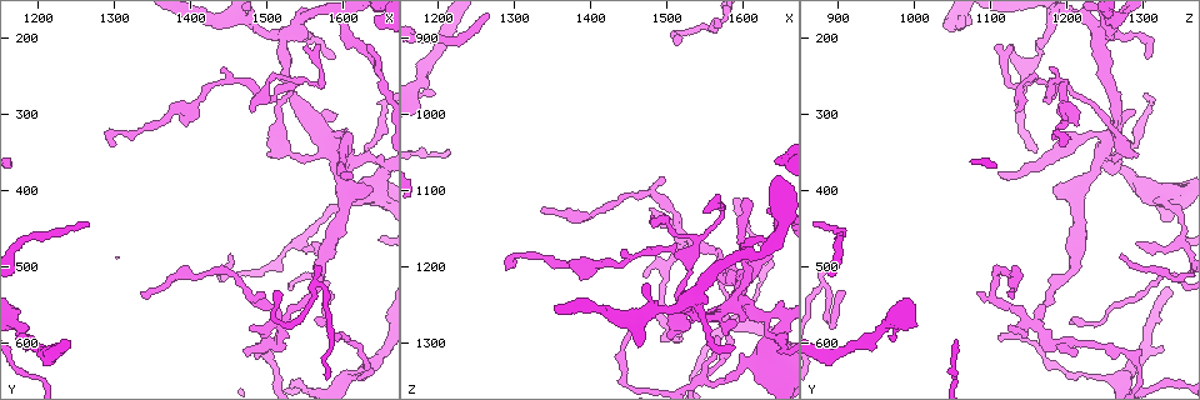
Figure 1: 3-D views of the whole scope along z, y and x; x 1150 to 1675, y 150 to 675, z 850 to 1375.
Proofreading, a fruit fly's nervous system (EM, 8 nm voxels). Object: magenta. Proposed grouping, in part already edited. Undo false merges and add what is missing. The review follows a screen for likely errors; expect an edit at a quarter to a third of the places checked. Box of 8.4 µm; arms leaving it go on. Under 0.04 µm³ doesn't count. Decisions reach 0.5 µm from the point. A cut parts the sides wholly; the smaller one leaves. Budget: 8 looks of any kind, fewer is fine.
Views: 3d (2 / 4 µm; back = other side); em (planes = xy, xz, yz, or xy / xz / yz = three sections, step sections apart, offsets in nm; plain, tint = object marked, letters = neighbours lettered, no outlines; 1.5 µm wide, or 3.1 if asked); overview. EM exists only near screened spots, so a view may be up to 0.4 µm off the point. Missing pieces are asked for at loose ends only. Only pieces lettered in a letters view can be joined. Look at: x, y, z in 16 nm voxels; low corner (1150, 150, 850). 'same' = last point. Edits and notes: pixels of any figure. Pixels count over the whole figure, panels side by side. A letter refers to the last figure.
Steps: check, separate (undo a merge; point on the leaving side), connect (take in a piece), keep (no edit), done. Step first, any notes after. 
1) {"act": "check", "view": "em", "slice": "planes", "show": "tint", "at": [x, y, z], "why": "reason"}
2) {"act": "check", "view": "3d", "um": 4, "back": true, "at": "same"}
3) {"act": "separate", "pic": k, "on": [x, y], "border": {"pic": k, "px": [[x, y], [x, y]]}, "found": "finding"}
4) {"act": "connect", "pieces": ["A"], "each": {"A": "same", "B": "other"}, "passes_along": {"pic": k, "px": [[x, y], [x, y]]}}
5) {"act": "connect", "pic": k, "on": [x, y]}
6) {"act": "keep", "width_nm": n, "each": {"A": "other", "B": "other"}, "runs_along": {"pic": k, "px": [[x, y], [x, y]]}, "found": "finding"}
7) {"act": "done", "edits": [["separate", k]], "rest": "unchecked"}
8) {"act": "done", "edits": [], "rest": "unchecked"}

{"act": "check", "view": "3d", "um": 2, "at": [1530, 265, 1190], "why": "arms part here"}

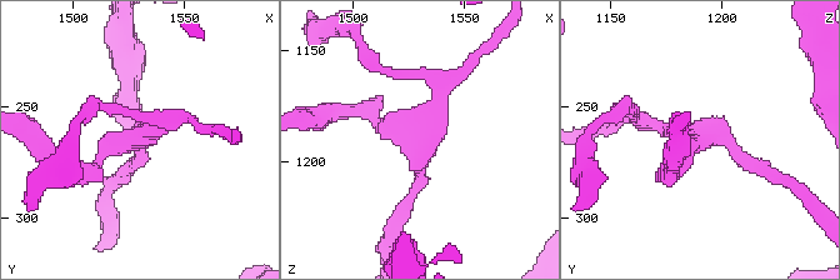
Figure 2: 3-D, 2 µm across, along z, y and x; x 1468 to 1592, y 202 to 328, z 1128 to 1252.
{"act": "check", "view": "em", "slice": "planes", "show": "plain", "at": [1530, 264, 1191], "why": "need the tissue"}

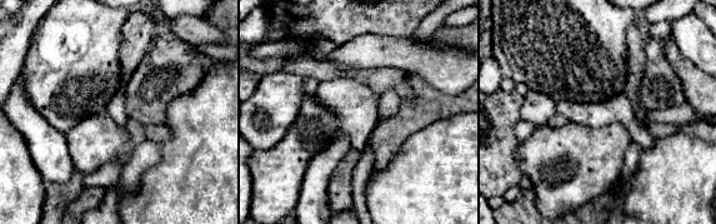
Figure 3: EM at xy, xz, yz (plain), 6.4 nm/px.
{"act": "check", "view": "em", "slice": "planes", "show": "letters", "at": "same", "why": "what lies round it"}

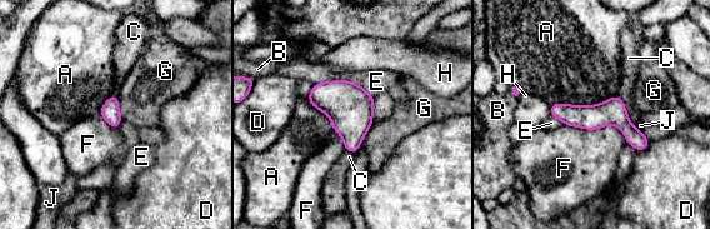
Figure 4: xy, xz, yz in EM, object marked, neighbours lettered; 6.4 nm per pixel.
{"act": "keep", "each": {"A": "other", "B": "other", "C": "other", "D": "other", "E": "other", "F": "other", "G": "other", "H": "other", "J": "other"}, "found": "continuous, no second neuron"}

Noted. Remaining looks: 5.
{"act": "check", "view": "em", "slice": "xy", "step": 4, "show": "letters", "at": [1520, 575, 1155]}

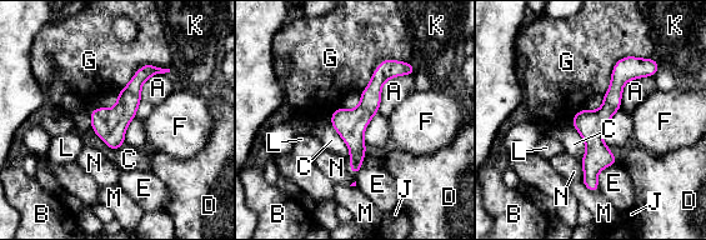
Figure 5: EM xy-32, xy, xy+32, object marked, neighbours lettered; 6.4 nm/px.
{"act": "keep", "width_nm": 190, "each": {"A": "other", "B": "other", "C": "other", "D": "other", "E": "other", "F": "other", "G": "other", "J": "other", "K": "other", "L": "other", "M": "other", "N": "other"}, "runs_along": {"pic": 5, "px": [[629, 59], [594, 124], [594, 189]]}, "found": "all the same neuron"}

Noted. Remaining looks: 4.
{"act": "check", "view": "em", "slice": "planes", "show": "letters", "at": [1305, 340, 1195], "why": "long arm stops here"}

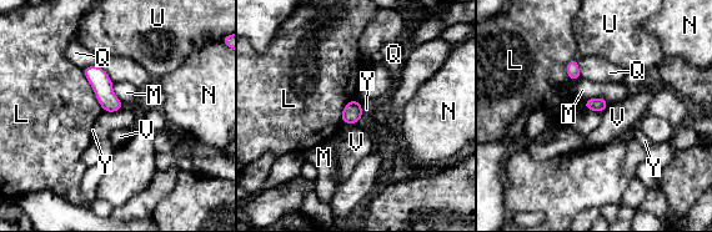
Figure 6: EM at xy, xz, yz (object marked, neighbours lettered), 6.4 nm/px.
{"act": "keep", "width_nm": 90, "each": {"L": "other", "M": "other", "N": "other", "Q": "other", "U": "other", "V": "other", "Y": "other"}, "border": {"pic": 6, "px": [[124, 105], [116, 111], [104, 111]]}, "found": "none of them fits"}

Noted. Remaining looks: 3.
{"act": "done", "edits": [], "rest": "unchecked"}

